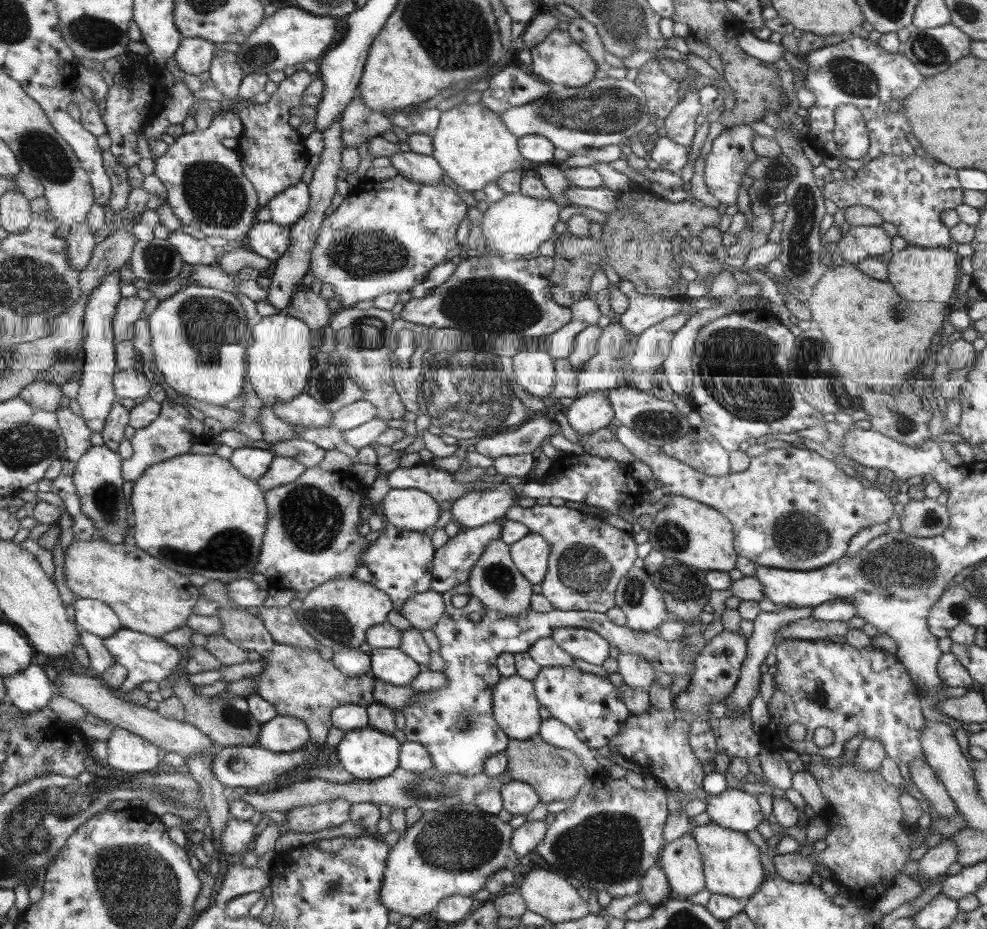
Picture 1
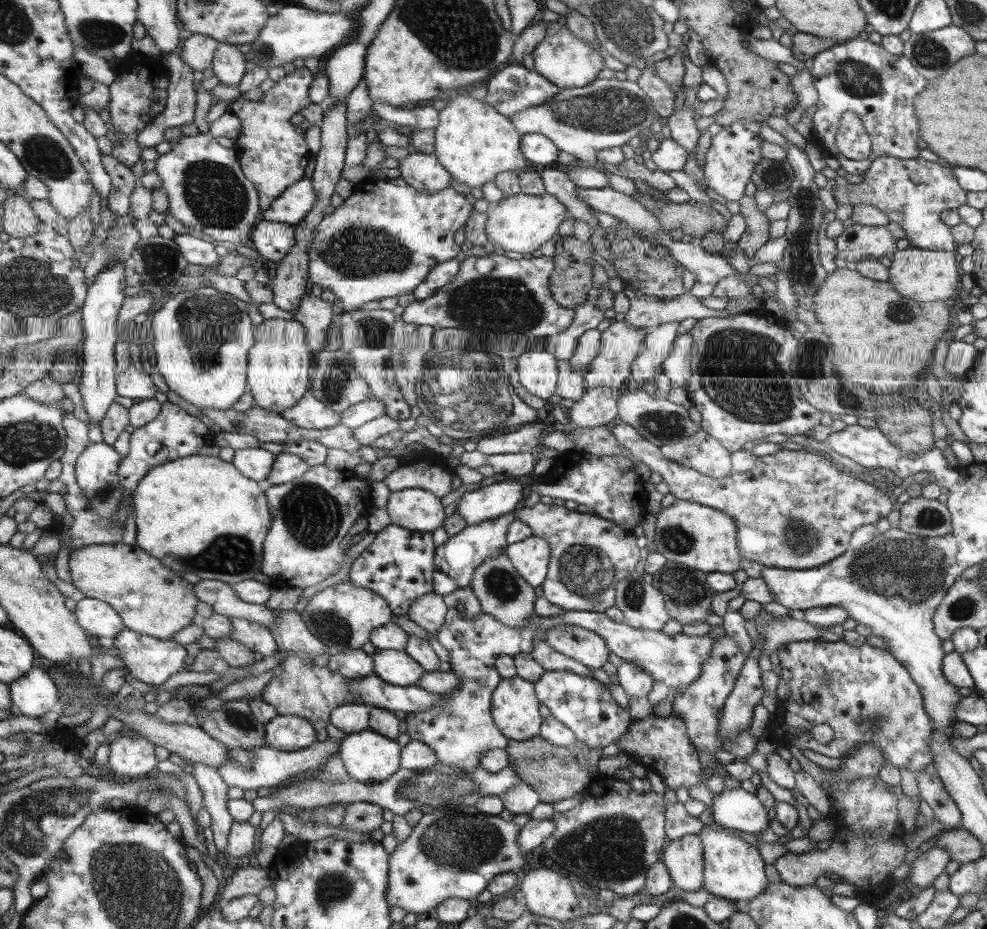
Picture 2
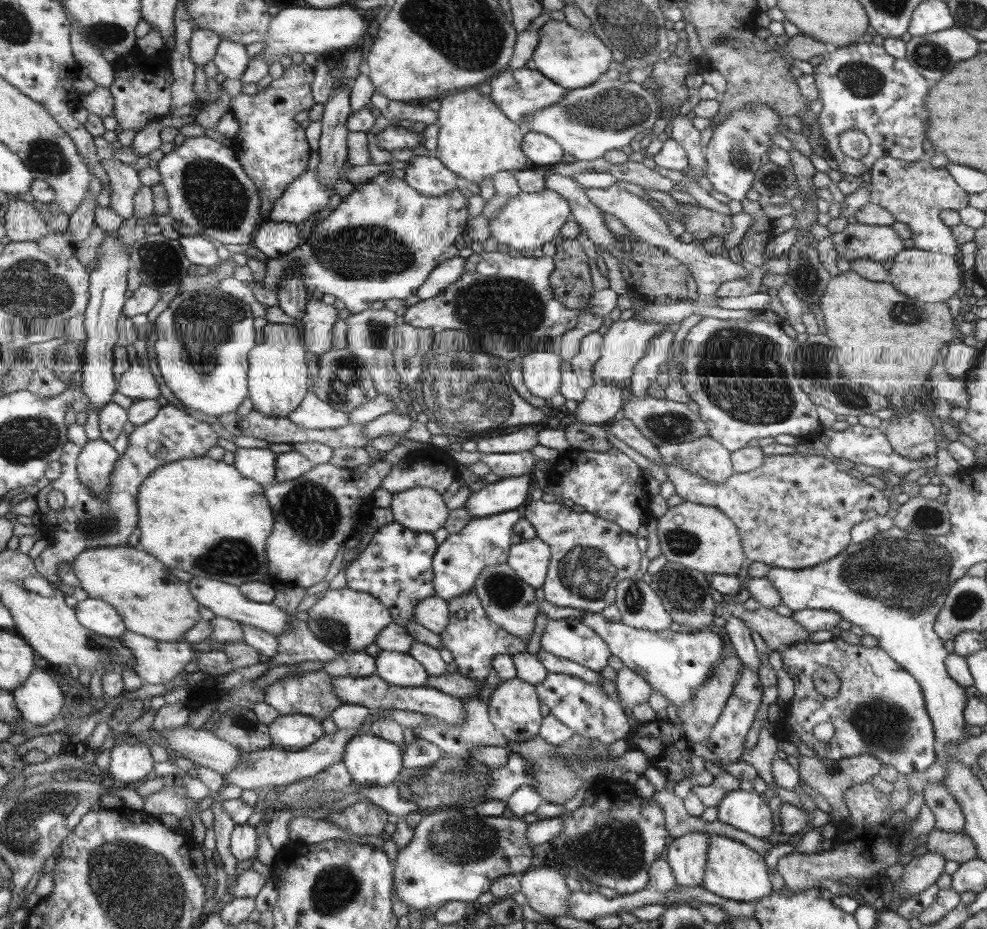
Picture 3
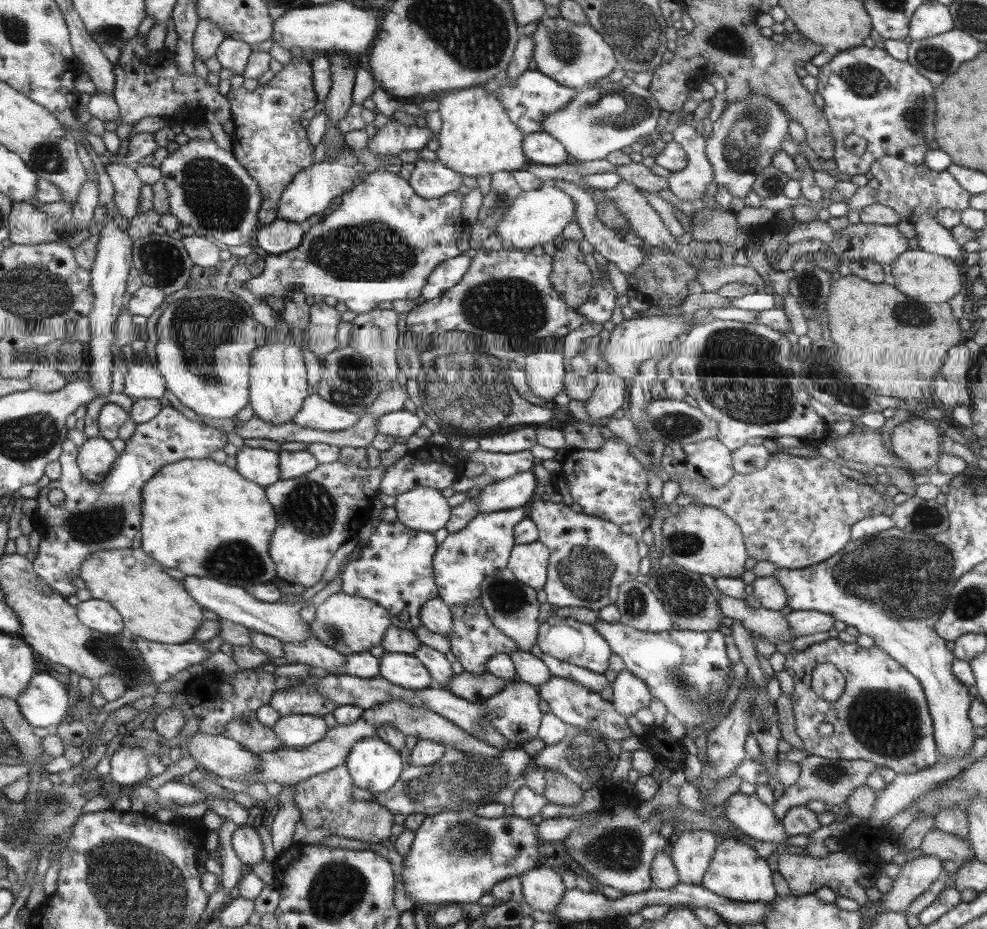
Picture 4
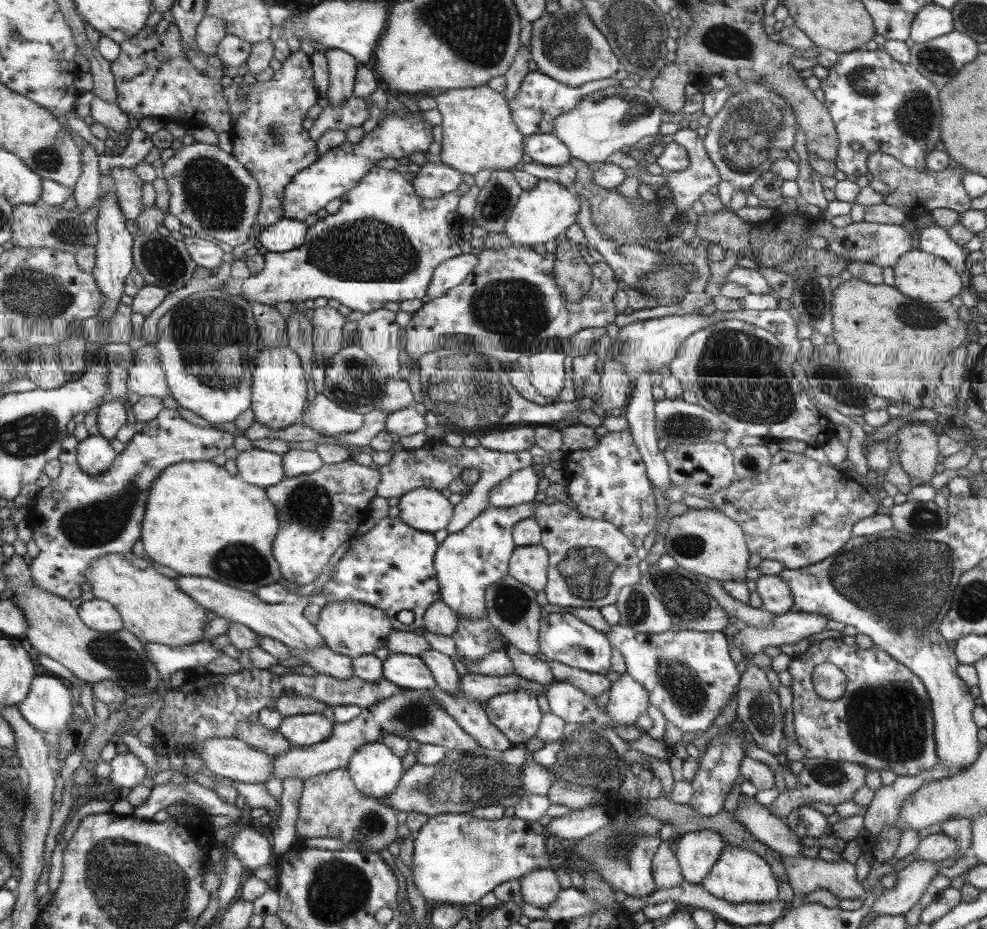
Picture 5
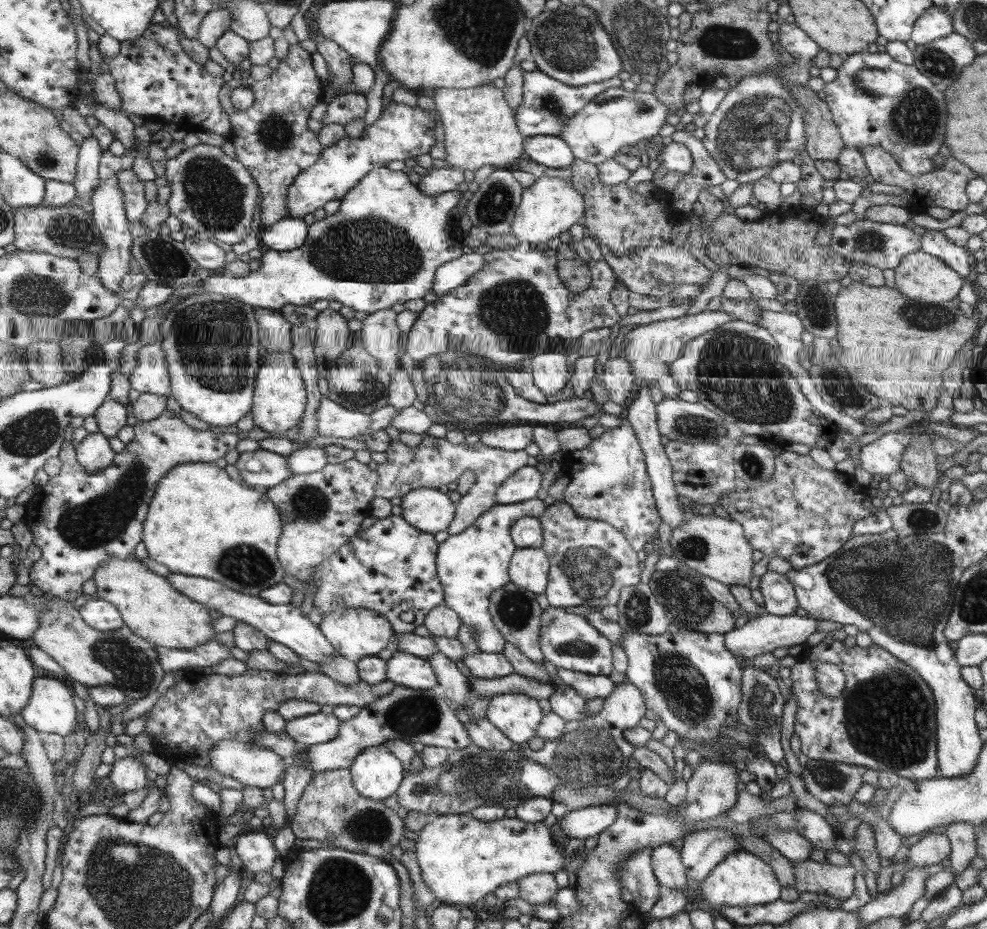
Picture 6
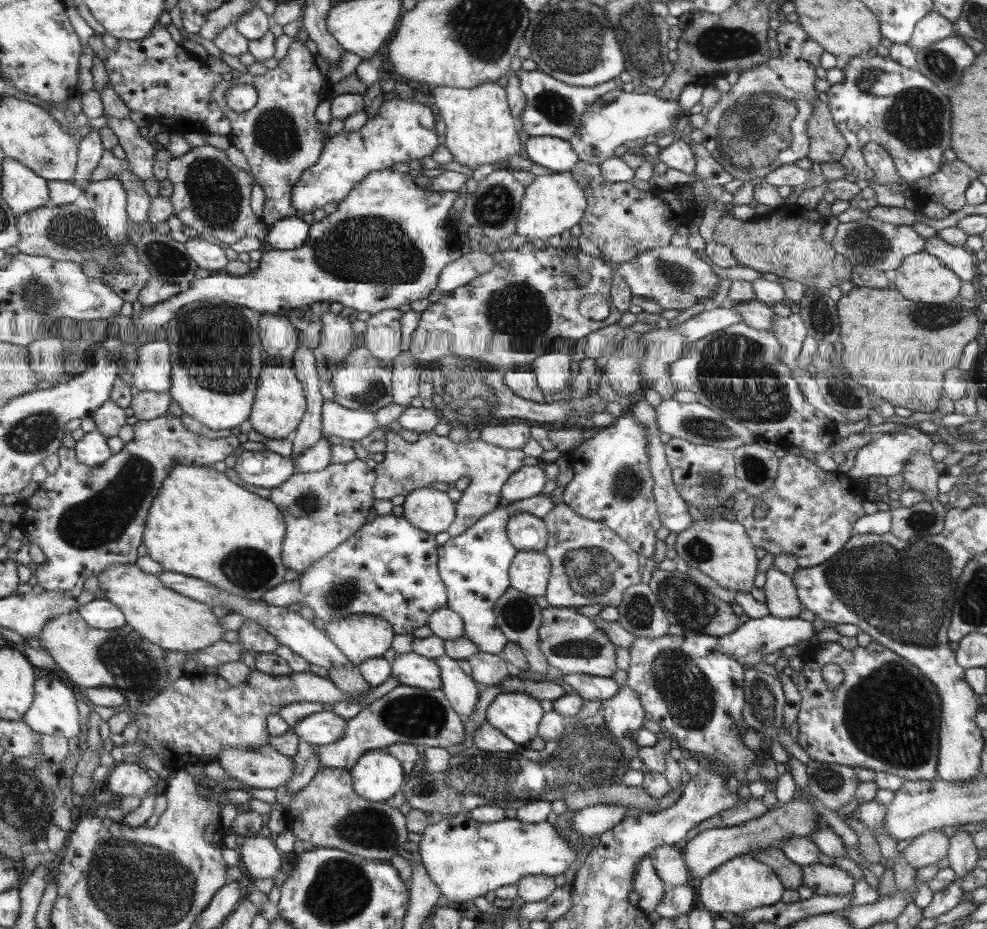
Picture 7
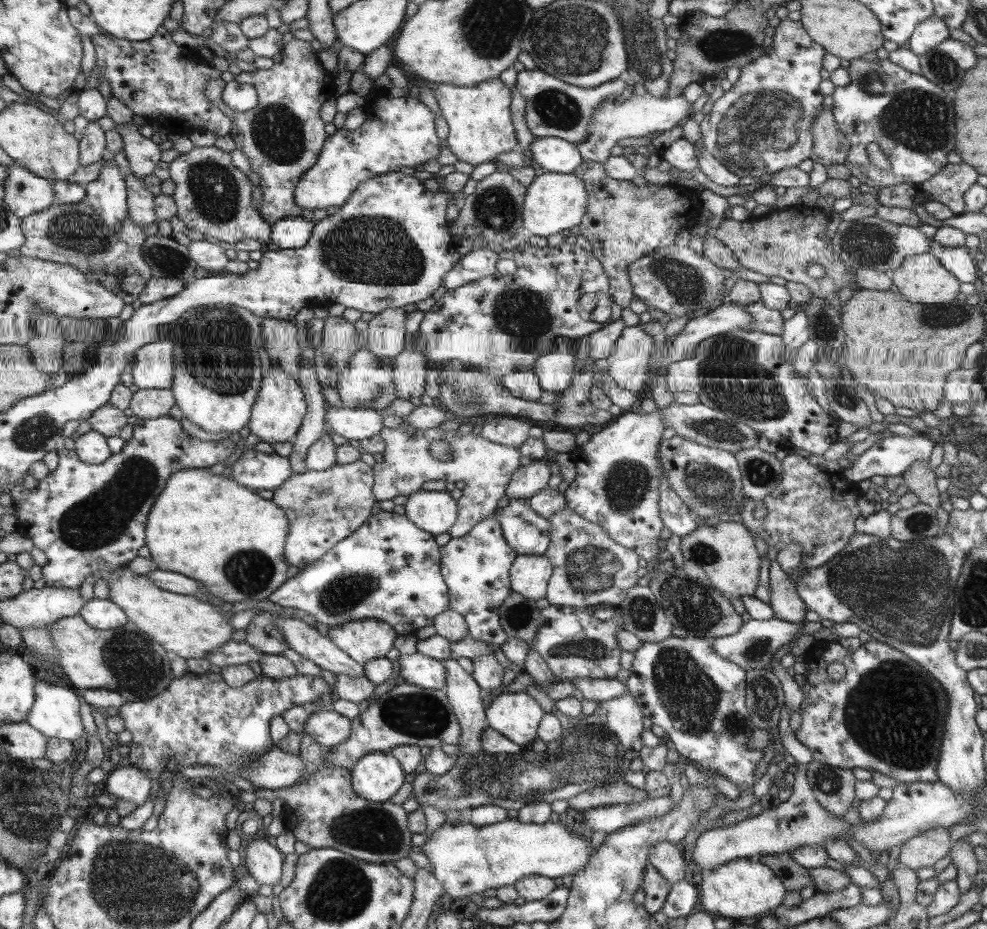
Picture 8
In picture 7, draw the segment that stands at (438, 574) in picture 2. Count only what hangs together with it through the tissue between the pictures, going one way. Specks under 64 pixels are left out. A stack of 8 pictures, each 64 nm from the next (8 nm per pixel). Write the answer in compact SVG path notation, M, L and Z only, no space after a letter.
M541 494L500 504L477 519L465 532L449 537L445 544L439 545L439 560L436 566L447 588L446 607L461 618L463 637L471 641L477 647L477 651L498 655L508 642L495 625L495 615L492 612L495 599L509 587L508 568L516 553L506 535L507 521L514 516L515 512L529 512L543 519L554 506L555 503L548 495Z

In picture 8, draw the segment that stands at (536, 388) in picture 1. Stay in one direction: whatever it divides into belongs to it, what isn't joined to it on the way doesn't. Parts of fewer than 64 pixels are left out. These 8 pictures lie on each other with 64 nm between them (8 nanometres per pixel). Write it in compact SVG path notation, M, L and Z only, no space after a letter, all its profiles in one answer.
M547 351L537 358L534 373L537 375L539 386L545 392L562 393L573 372L573 356L569 352Z

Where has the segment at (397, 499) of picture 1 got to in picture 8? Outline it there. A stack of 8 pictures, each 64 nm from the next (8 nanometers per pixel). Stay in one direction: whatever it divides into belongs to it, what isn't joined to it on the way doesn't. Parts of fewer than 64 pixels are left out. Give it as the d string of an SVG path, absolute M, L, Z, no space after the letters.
M412 492L403 504L404 515L421 530L434 536L447 533L457 516L457 504L449 492Z

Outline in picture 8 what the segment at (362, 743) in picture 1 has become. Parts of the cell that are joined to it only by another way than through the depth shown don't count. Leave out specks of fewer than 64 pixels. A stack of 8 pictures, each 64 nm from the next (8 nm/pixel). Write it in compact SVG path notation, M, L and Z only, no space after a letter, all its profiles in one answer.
M389 751L367 754L349 771L353 792L369 802L385 802L408 779L401 768Z

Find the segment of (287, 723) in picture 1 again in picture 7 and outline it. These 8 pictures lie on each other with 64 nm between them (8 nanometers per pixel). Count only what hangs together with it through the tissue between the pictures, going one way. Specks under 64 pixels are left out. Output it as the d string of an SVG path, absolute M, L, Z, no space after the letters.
M331 711L314 712L291 729L299 741L317 748L327 746L343 736L346 720Z

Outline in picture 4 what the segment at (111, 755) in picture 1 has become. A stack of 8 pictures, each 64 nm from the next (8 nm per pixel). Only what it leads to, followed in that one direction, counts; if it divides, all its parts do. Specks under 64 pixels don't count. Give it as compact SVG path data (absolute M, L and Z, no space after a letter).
M119 747L111 758L111 776L121 786L137 786L149 772L147 758L140 748Z

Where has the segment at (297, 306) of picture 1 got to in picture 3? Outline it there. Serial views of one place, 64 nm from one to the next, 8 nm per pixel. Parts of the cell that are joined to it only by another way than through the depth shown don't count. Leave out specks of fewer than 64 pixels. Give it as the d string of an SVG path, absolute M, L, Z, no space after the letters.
M308 297L300 321L302 329L305 330L305 346L309 352L319 356L331 349L331 327L336 319L333 305Z

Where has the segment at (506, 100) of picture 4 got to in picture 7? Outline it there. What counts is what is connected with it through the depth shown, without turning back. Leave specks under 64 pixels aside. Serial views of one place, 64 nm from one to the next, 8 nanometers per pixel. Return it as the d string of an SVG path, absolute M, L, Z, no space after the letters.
M519 69L516 75L526 100L520 112L523 133L527 137L553 137L565 141L575 134L576 124L580 122L584 110L593 101L600 100L602 94L610 90L622 90L623 84L619 78L614 78L595 86L571 86L537 69L531 71Z

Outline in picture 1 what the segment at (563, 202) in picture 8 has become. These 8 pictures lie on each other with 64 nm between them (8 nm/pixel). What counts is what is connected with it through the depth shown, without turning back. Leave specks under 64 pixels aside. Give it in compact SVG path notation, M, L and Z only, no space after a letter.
M520 193L504 195L501 200L489 203L480 222L480 233L486 240L487 249L497 250L504 254L527 256L537 252L537 246L545 242L551 234L553 224L557 222L559 208L550 199L539 201Z

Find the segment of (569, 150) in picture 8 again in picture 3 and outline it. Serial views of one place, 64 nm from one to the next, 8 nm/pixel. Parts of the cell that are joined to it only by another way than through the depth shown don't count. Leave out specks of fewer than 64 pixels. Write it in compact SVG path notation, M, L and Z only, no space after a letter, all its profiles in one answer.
M527 131L524 137L525 157L536 168L547 168L561 162L561 147L547 136Z

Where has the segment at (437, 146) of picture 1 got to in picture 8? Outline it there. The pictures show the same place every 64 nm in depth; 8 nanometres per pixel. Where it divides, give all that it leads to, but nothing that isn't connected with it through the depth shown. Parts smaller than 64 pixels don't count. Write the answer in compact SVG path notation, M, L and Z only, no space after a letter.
M498 78L485 80L475 86L441 83L432 87L441 115L449 128L445 139L446 148L457 157L457 161L474 168L481 163L495 162L499 154L513 151L517 139L516 134L513 134L511 90Z

